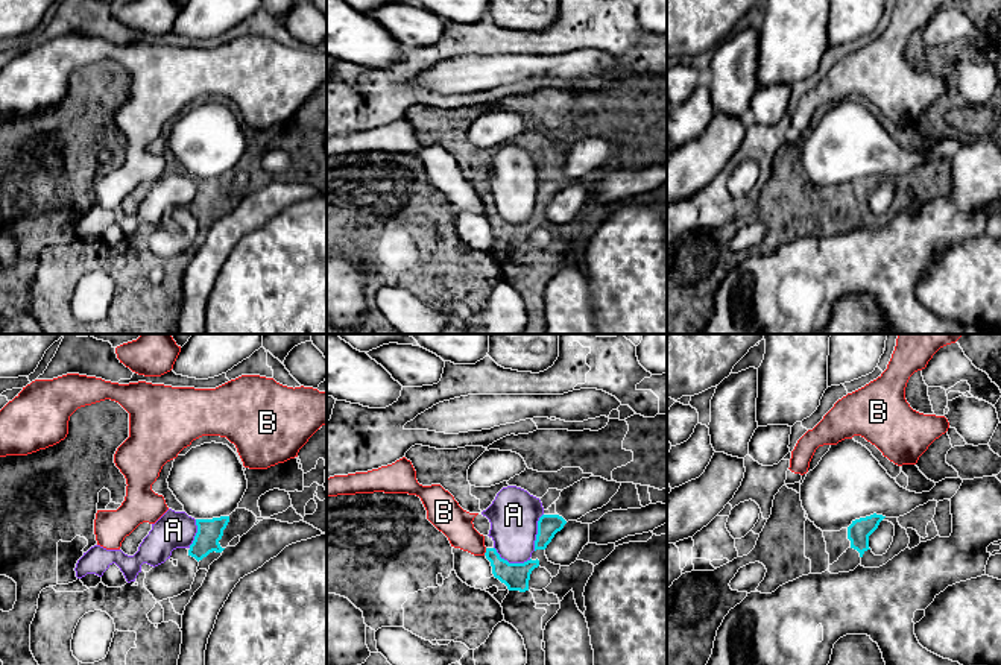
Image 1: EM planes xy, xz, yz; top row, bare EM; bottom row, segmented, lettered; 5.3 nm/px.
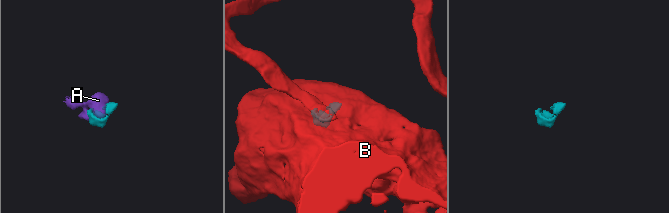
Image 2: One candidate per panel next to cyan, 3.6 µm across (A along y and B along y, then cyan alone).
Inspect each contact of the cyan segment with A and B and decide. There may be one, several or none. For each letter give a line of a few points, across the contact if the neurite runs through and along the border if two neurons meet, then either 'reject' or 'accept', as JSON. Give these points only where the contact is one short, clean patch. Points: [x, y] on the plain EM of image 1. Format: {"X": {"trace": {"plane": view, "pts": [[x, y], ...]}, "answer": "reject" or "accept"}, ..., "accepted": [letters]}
{"A": {"trace": {"plane": "xz", "pts": [[494, 207], [509, 222], [526, 222], [530, 219]]}, "answer": "reject"}, "B": {"trace": {"plane": "xz", "pts": [[486, 208], [483, 214]]}, "answer": "reject"}, "accepted": []}

